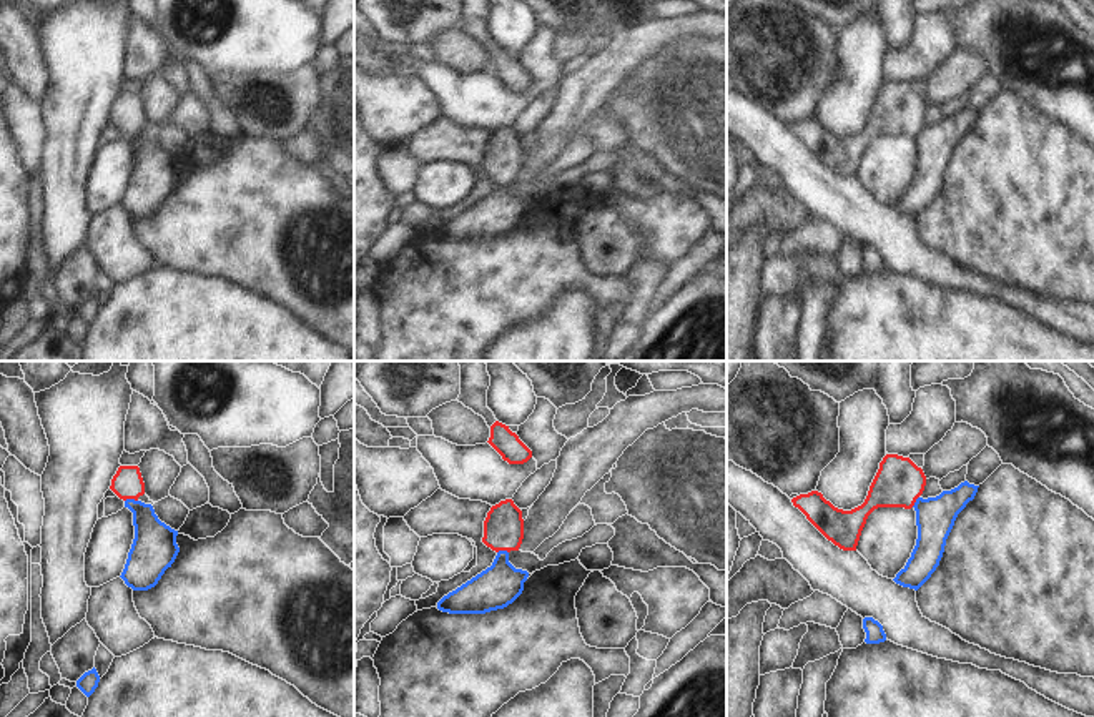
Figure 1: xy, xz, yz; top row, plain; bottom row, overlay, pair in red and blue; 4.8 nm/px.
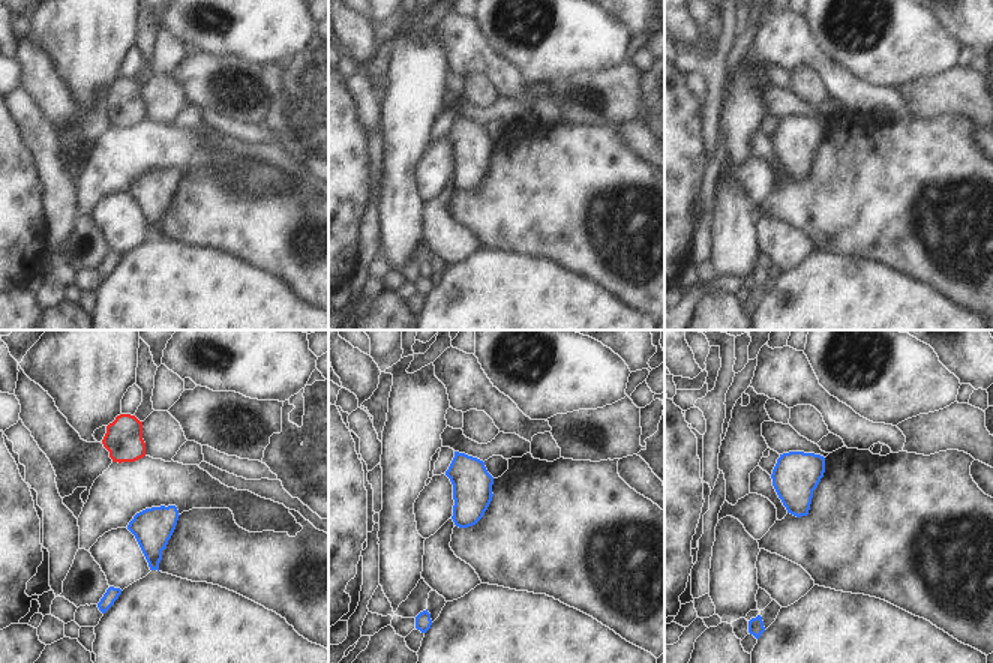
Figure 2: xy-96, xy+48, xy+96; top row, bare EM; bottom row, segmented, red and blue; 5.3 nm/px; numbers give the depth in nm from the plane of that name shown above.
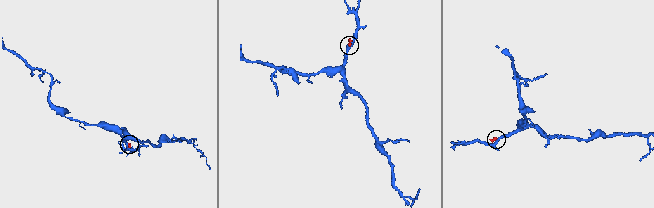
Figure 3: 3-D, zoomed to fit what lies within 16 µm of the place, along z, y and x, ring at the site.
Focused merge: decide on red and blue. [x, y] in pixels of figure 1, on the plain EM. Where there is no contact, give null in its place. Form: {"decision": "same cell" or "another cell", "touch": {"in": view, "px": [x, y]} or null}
{"decision": "another cell", "touch": {"in": "xy", "px": [130, 125]}}

